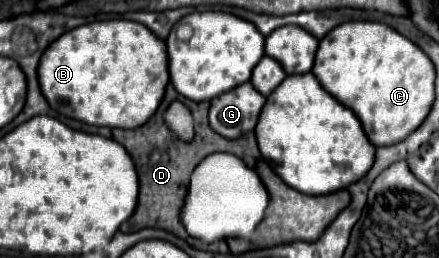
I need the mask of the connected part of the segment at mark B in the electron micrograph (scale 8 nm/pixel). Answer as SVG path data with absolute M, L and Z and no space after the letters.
M132 20L84 24L46 48L38 78L42 94L60 114L94 126L132 130L146 124L164 98L170 82L166 42Z

